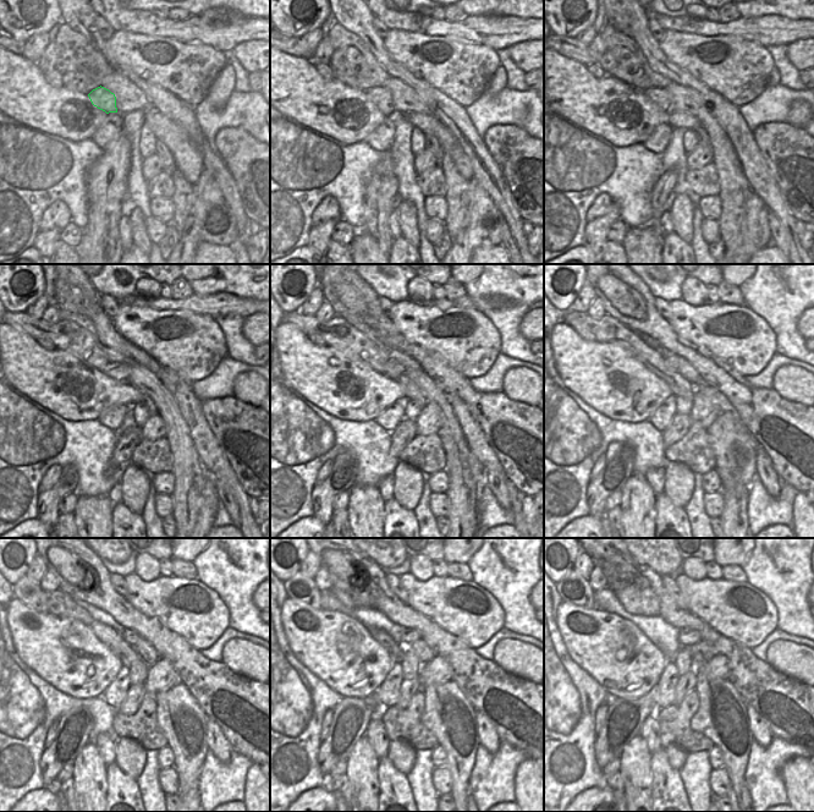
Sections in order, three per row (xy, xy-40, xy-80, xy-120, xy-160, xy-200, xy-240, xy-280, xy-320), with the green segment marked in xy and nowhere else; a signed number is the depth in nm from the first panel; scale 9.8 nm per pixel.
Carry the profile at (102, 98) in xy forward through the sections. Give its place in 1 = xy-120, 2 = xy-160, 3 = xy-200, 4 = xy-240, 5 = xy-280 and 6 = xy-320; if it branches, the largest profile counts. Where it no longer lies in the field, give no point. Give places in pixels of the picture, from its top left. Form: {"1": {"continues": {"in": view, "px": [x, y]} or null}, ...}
{"1": {"continues": {"in": "xy-120", "px": [119, 371]}}, "2": {"continues": {"in": "xy-160", "px": [394, 369]}}, "3": {"continues": {"in": "xy-200", "px": [672, 358]}}, "4": {"continues": {"in": "xy-240", "px": [130, 636]}}, "5": {"continues": {"in": "xy-280", "px": [408, 636]}}, "6": {"continues": {"in": "xy-320", "px": [687, 636]}}}

